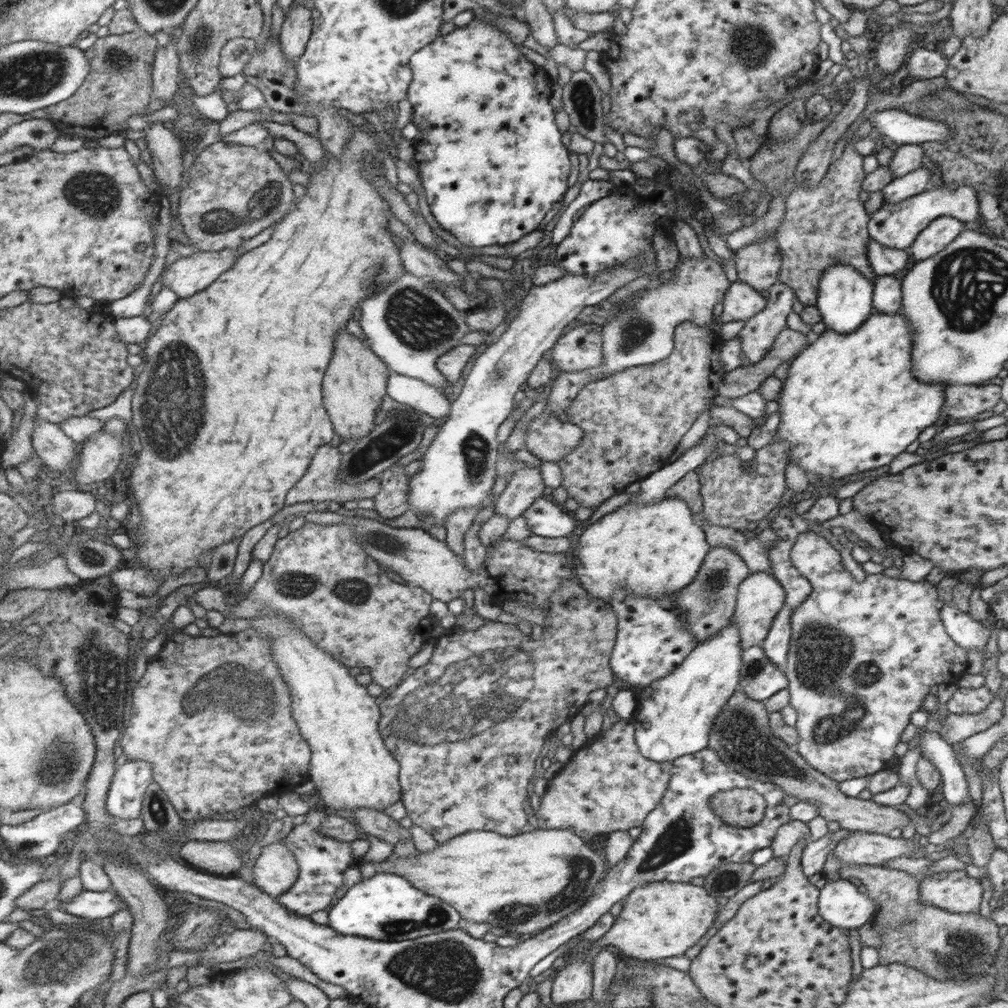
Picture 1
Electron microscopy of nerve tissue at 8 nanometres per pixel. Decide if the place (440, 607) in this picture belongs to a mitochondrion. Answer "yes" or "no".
no

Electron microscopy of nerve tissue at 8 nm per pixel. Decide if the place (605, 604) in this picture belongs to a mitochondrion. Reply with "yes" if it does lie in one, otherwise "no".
no

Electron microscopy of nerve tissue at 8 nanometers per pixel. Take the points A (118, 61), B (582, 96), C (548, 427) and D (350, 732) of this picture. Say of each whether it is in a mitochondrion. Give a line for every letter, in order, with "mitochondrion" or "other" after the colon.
A: mitochondrion
B: mitochondrion
C: other
D: other

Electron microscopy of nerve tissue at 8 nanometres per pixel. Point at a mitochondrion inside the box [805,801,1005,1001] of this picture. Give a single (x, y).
(962, 950)

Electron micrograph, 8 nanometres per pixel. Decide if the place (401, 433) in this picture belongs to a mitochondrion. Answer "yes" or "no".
yes

